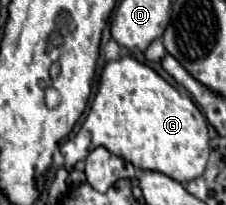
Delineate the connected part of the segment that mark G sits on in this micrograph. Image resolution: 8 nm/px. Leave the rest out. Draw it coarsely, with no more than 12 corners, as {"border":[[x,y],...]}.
{"border":[[149,65],[103,67],[73,171],[95,145],[179,183],[203,175],[207,119]]}

